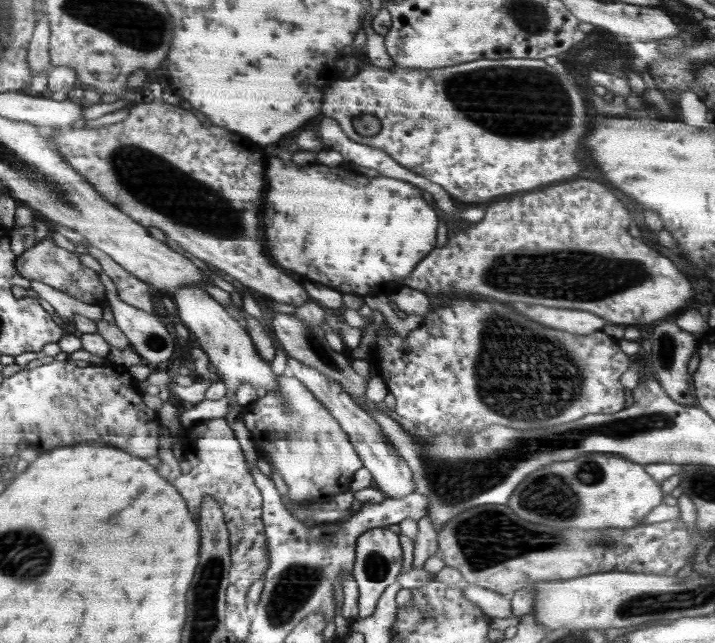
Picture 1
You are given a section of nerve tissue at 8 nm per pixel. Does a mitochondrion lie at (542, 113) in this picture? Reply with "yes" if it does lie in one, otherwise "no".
yes

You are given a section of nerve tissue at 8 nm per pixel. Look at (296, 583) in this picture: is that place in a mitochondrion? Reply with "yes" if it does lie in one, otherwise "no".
yes

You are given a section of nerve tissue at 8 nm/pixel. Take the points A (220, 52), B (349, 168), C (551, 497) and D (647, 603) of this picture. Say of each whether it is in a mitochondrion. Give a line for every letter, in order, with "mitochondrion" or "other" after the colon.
A: other
B: other
C: mitochondrion
D: mitochondrion

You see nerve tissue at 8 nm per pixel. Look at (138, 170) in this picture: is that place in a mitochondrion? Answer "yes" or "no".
yes

